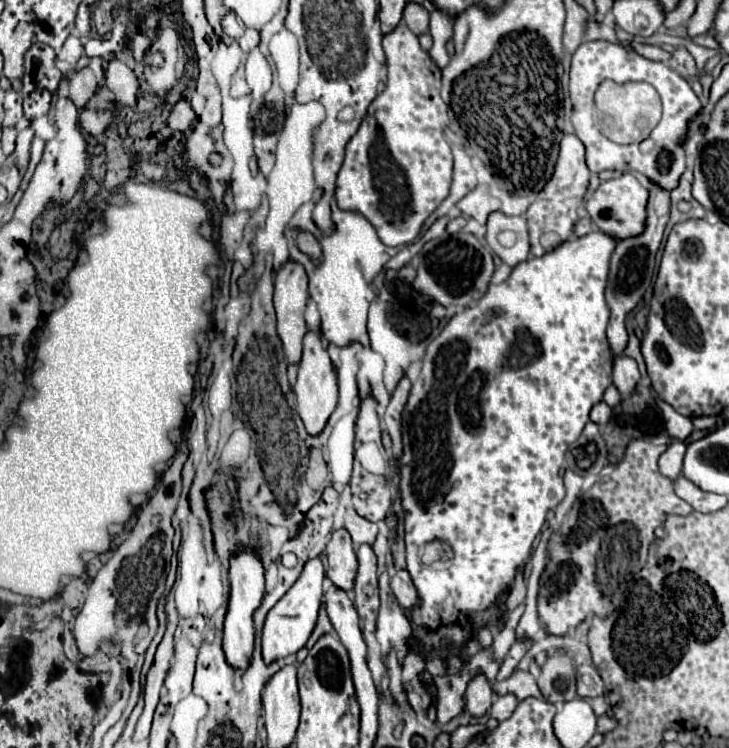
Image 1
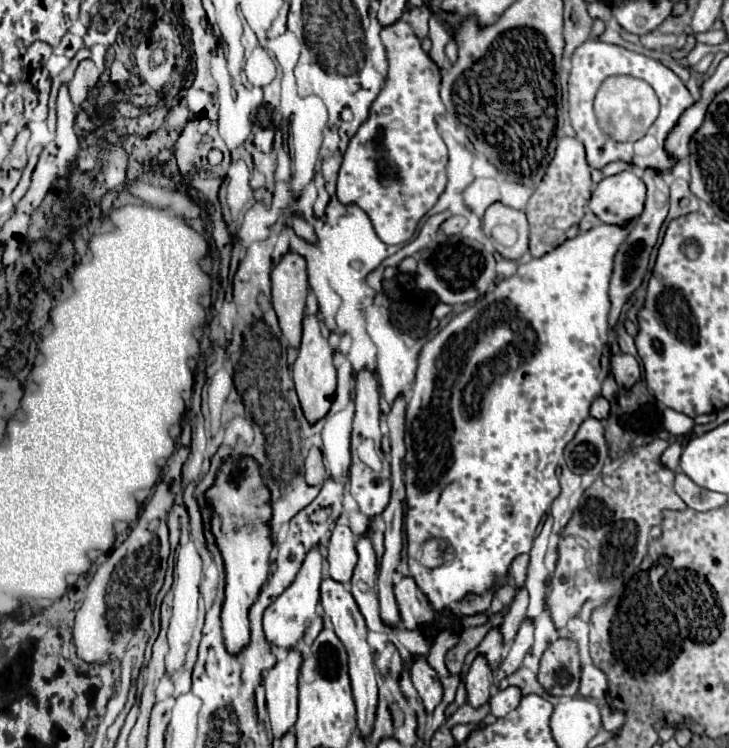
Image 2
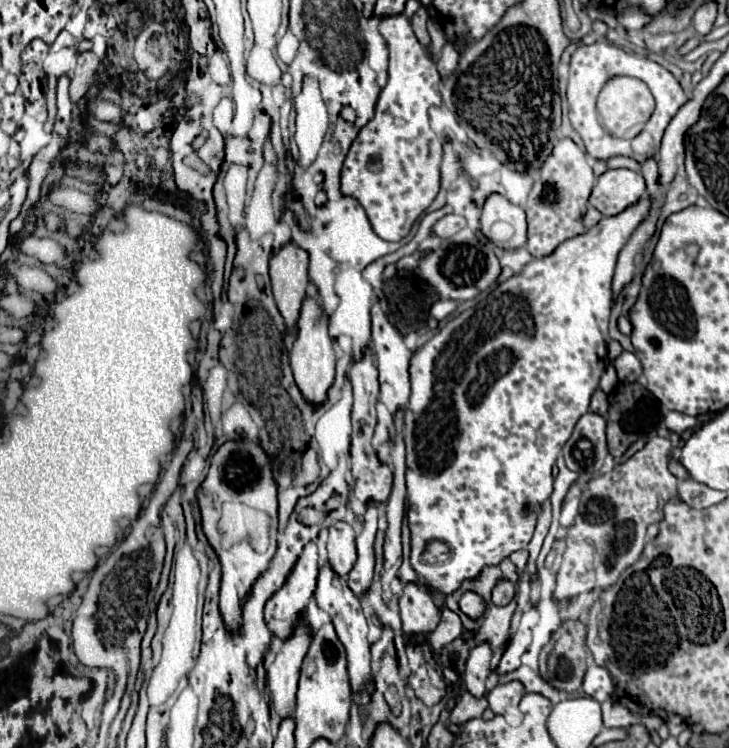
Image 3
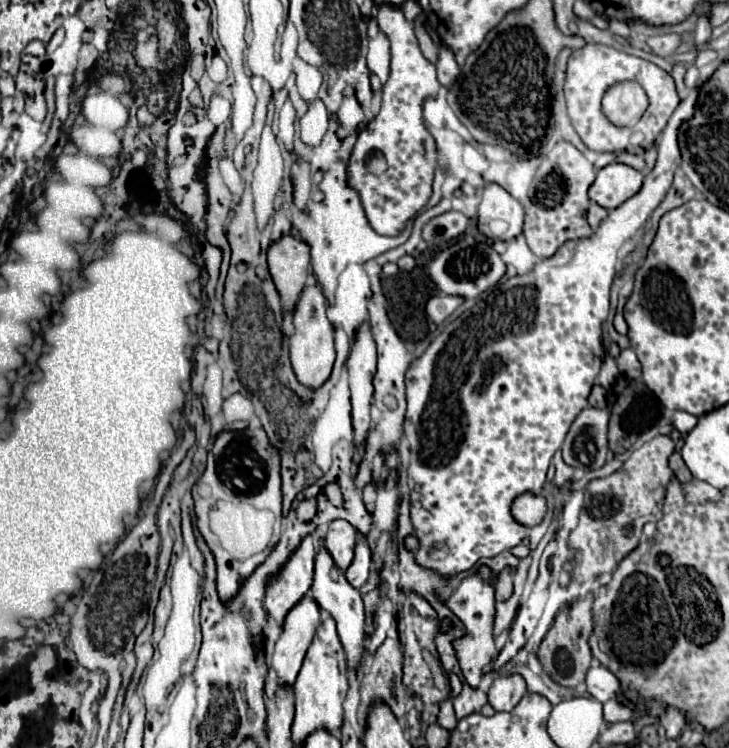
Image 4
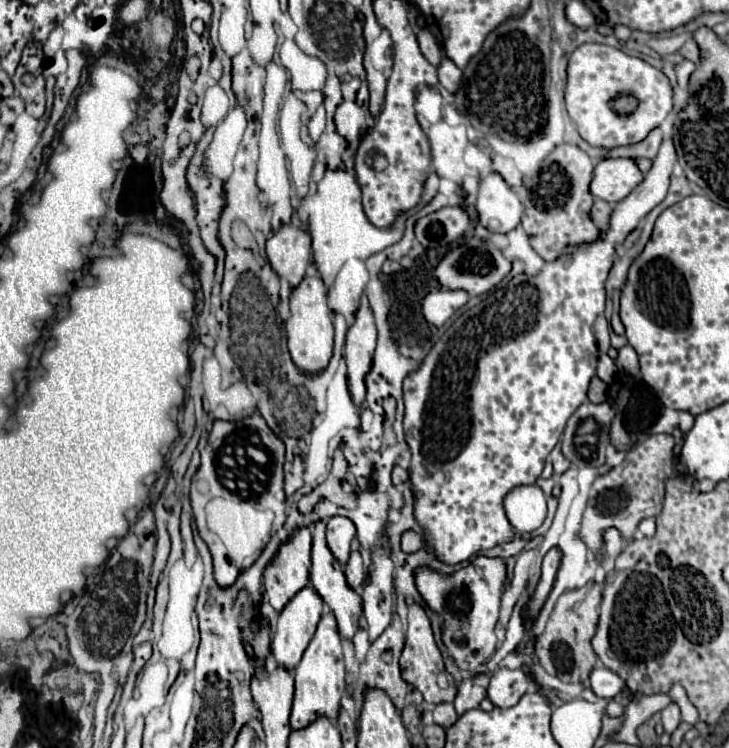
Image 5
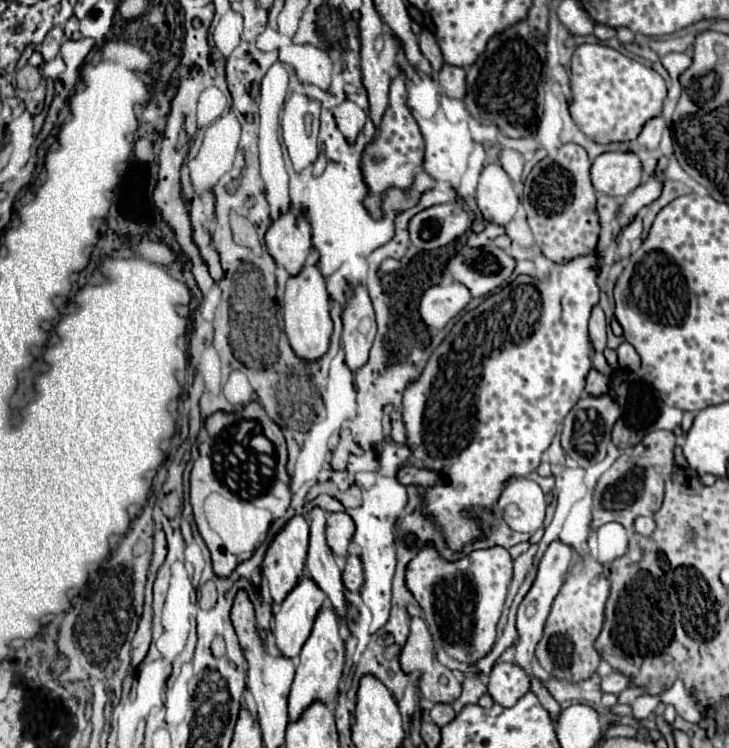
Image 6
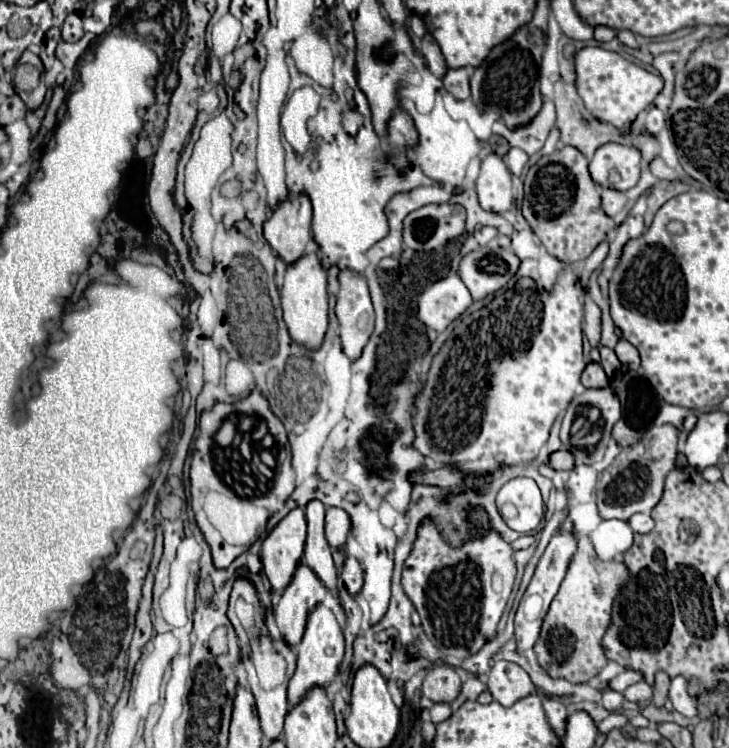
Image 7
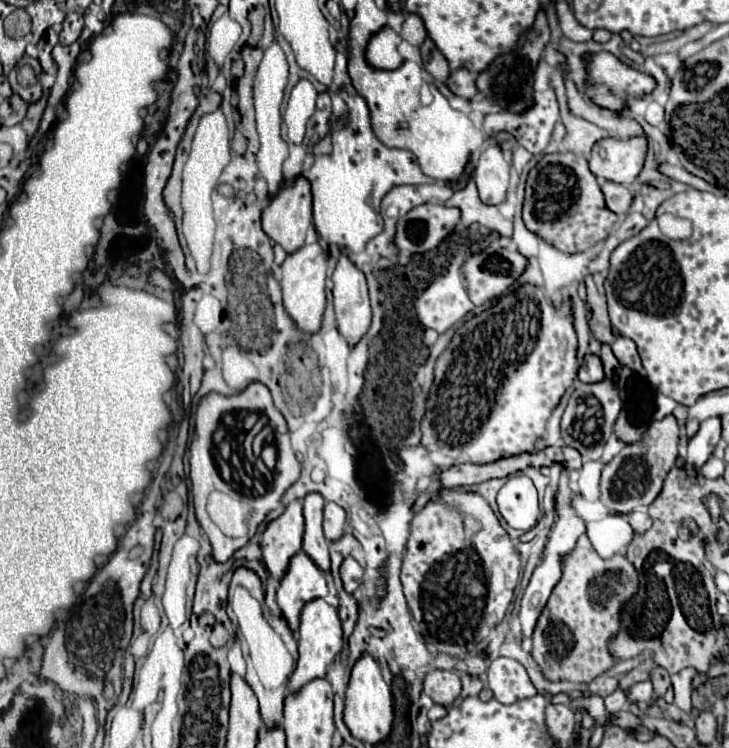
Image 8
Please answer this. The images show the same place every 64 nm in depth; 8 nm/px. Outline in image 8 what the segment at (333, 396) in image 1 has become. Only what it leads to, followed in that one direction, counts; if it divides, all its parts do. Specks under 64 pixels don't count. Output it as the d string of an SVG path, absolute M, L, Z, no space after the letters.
M320 244L302 246L294 254L288 254L282 264L282 296L284 308L296 330L300 332L320 332L324 308L326 308L326 256Z

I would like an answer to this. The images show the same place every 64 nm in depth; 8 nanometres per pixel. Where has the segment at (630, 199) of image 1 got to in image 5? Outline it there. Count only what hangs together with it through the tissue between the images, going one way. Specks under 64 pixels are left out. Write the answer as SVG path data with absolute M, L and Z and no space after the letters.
M632 158L602 160L594 170L594 180L590 184L592 196L616 204L624 200L642 182L642 172Z

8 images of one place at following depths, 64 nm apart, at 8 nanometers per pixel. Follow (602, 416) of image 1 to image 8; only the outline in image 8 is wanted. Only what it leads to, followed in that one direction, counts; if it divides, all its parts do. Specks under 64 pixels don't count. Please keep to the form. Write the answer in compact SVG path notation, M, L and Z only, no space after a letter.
M586 354L578 372L578 380L586 382L586 384L594 384L604 380L604 370L602 370L602 362L598 356L594 354Z

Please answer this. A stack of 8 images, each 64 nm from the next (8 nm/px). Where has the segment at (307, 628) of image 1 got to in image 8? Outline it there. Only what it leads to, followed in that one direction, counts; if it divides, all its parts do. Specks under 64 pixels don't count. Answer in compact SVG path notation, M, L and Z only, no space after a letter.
M294 500L288 504L286 512L268 524L260 538L260 548L264 554L264 566L272 574L276 582L284 578L288 572L288 560L302 550L304 536L304 516L302 502Z

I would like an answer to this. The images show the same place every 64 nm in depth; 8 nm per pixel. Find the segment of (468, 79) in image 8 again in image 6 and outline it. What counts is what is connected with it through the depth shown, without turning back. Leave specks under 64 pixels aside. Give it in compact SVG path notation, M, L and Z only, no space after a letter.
M444 64L442 70L438 72L438 82L442 86L442 90L452 96L452 98L462 98L466 94L466 70L452 66L452 64Z

